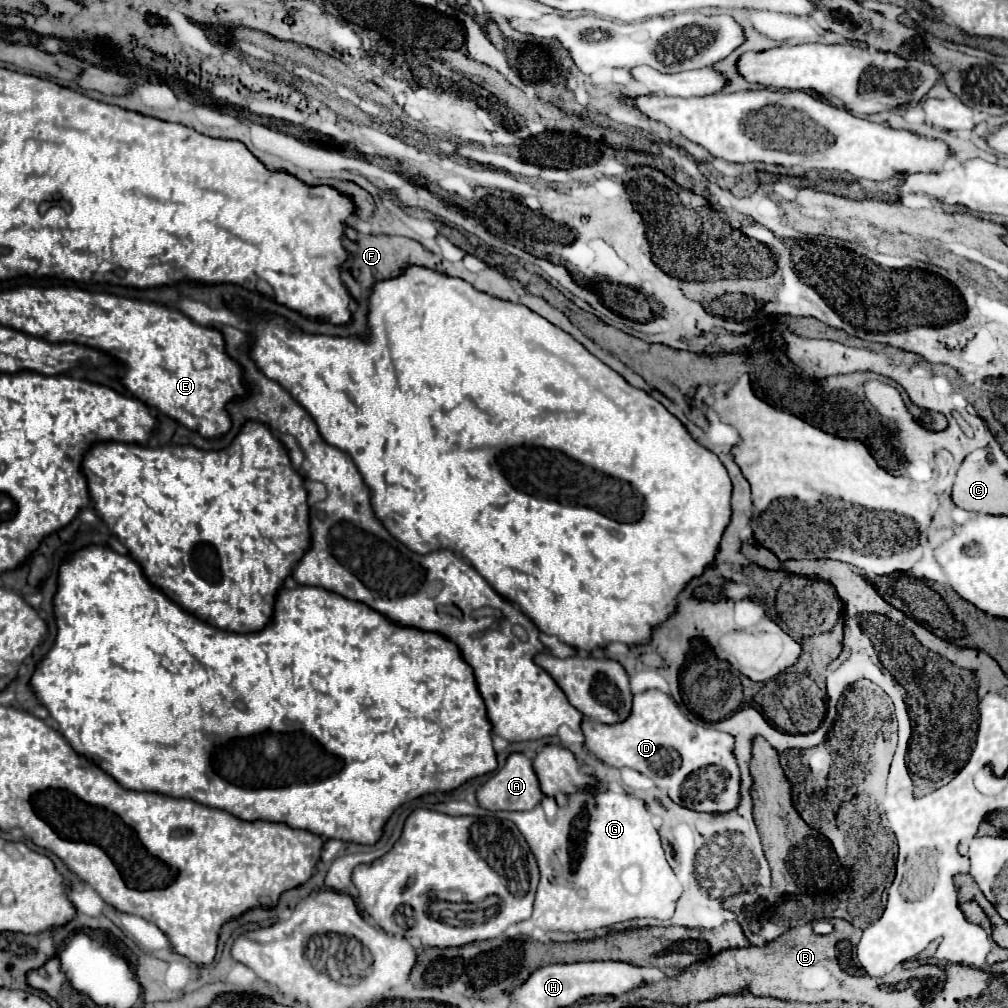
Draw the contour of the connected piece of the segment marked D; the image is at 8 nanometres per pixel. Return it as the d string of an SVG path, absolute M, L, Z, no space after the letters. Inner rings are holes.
M661 690L633 696L633 712L623 724L599 724L583 720L585 746L605 764L633 768L649 776L667 796L683 808L707 814L727 814L739 808L741 770L733 754L735 738L727 732L691 722ZM723 786L723 788L721 788Z

